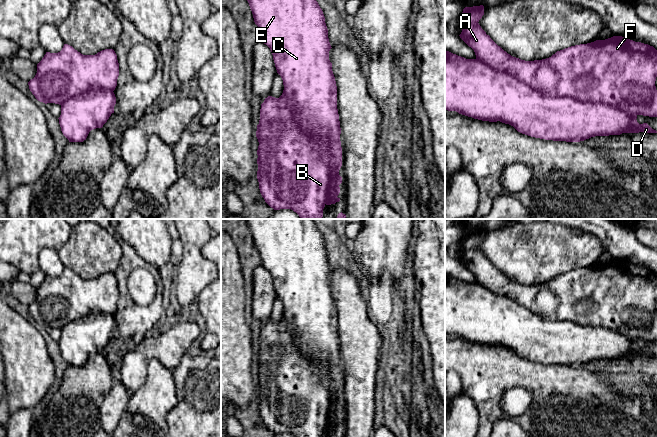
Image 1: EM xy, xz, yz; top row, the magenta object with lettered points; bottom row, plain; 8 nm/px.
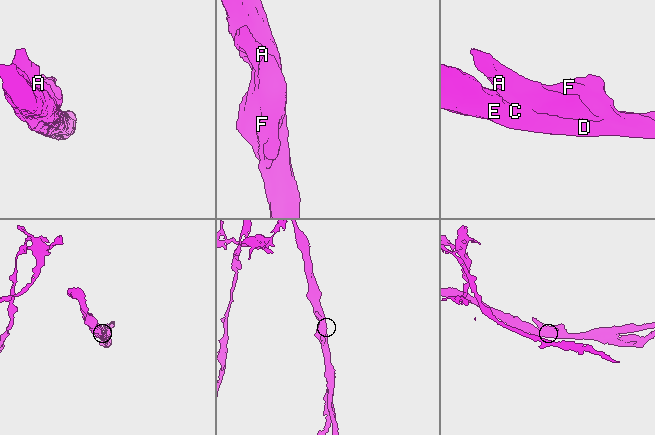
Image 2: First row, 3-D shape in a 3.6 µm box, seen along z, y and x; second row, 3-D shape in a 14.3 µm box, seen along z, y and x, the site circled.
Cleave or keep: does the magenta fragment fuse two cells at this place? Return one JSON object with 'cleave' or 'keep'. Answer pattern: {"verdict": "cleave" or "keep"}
{"verdict": "cleave"}

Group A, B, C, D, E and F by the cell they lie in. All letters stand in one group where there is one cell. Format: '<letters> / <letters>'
A B F / C D E

